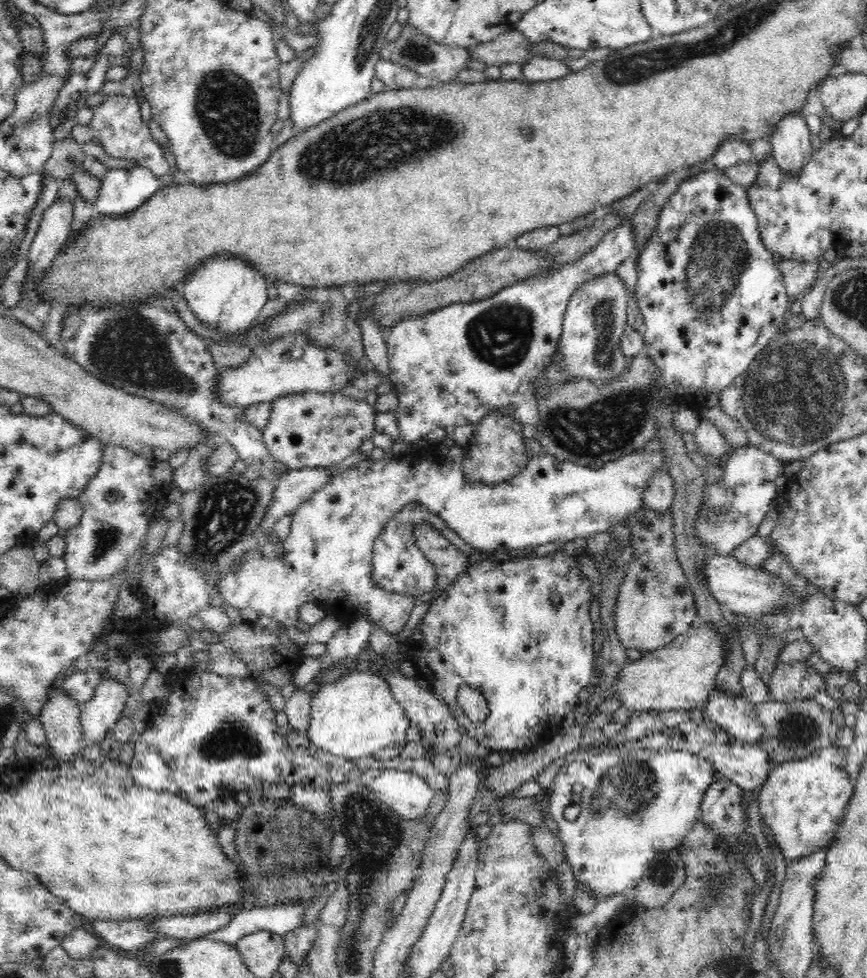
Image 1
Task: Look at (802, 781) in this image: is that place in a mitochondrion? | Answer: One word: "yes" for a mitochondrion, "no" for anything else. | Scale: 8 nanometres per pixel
no

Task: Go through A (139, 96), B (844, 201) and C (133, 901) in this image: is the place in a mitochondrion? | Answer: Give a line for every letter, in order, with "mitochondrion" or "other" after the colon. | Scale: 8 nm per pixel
A: other
B: other
C: other

